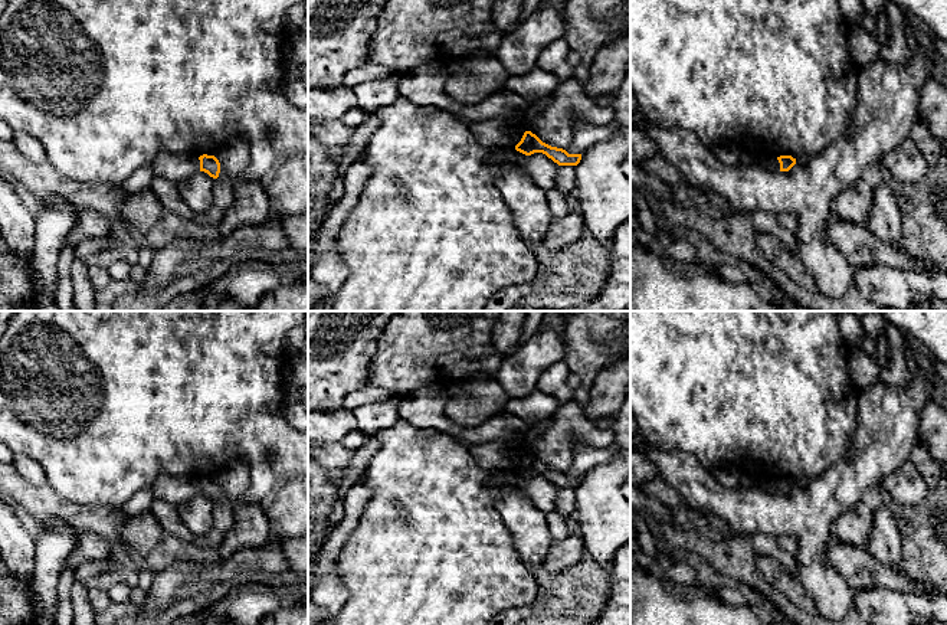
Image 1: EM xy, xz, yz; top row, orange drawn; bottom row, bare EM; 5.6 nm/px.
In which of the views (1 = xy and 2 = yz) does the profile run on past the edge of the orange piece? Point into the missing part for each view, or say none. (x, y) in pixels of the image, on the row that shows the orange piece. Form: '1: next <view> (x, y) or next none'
1: next none
2: next none

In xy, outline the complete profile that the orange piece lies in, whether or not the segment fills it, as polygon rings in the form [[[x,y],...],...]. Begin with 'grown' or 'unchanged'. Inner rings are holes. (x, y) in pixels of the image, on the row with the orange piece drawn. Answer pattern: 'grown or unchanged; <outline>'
unchanged; [[[203,154],[199,157],[200,171],[207,173],[210,177],[217,179],[220,173],[220,163],[214,156]]]

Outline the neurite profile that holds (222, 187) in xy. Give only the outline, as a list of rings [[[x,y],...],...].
[[[217,177],[213,183],[213,206],[226,210],[233,202],[233,181]]]

